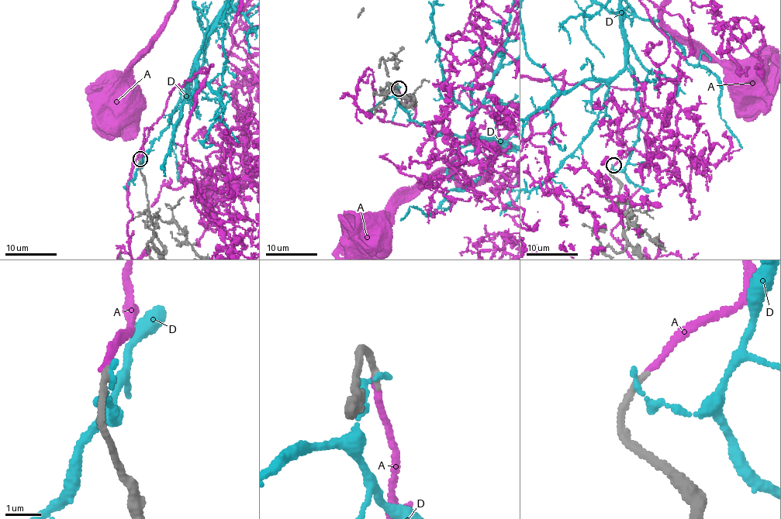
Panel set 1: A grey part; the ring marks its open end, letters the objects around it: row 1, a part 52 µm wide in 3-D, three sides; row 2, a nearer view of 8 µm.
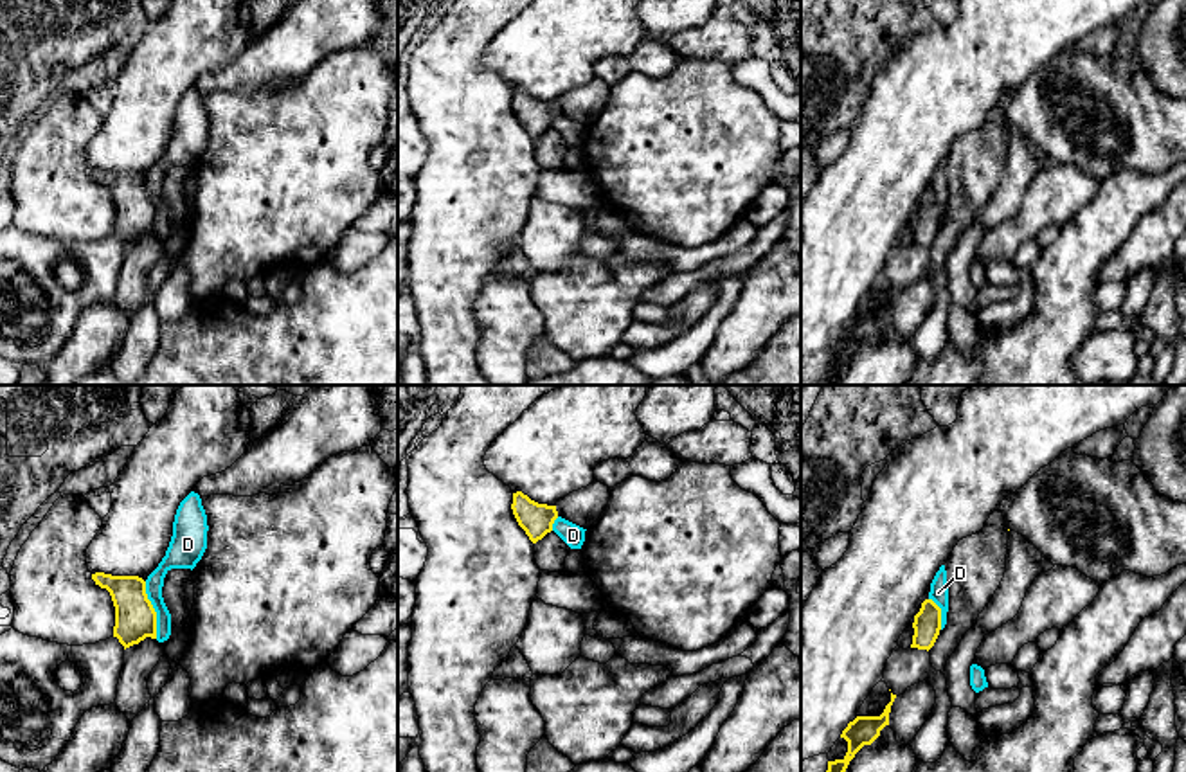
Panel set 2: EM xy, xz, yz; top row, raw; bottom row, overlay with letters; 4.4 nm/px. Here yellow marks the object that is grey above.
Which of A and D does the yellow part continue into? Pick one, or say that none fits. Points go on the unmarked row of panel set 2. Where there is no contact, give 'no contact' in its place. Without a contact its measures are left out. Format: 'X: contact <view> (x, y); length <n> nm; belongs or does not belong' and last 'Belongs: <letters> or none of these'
A: no contact; belongs
D: contact xy (153, 207); length 260 nm; does not belong
Belongs: A

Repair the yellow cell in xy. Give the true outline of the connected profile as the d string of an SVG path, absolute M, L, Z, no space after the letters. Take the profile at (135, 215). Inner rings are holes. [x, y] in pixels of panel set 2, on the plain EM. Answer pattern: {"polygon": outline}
{"polygon": "M95 169L92 176L112 193L115 203L113 234L124 247L146 234L157 236L157 209L148 196L142 175Z"}

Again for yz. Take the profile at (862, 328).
{"polygon": "M891 290L891 299L880 313L857 313L848 320L840 331L840 335L848 338L848 349L842 356L828 358L828 367L817 385L839 385L840 376L855 351L864 342L871 342L880 333L880 328L889 322L889 310L894 295L896 292Z"}

